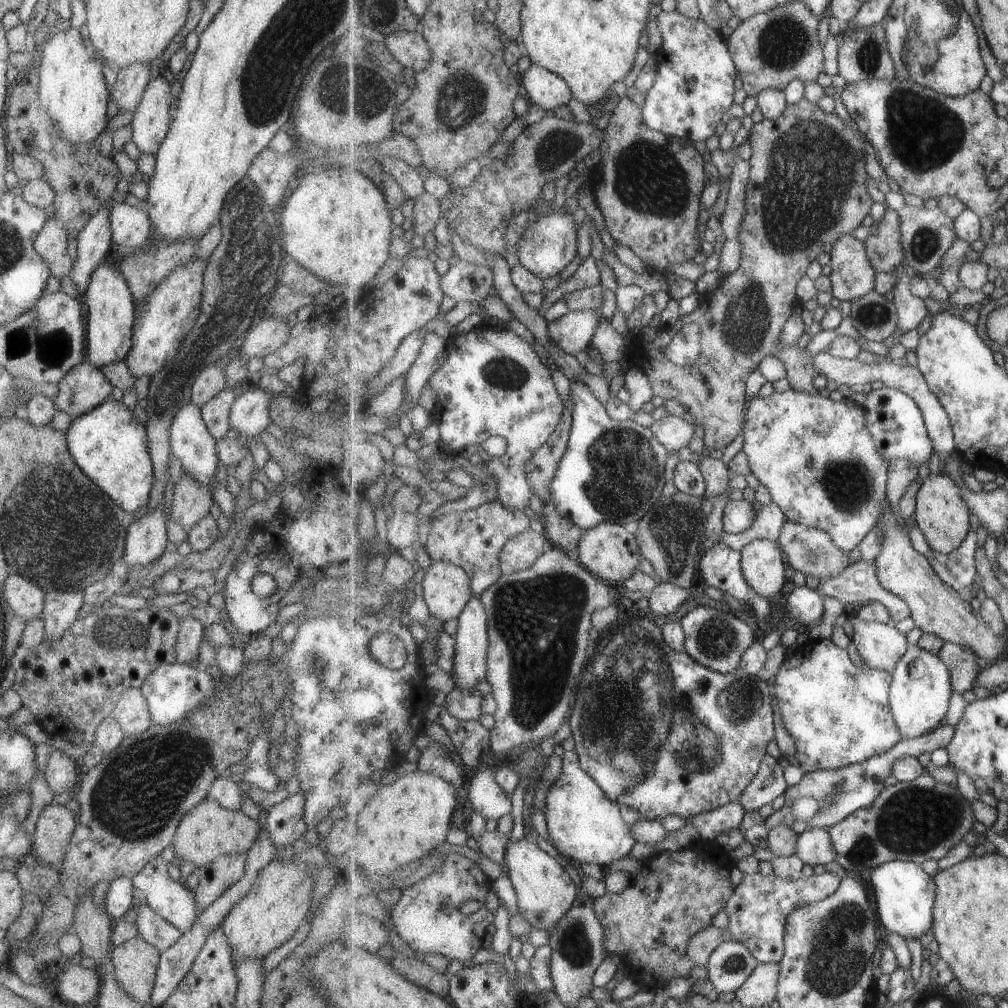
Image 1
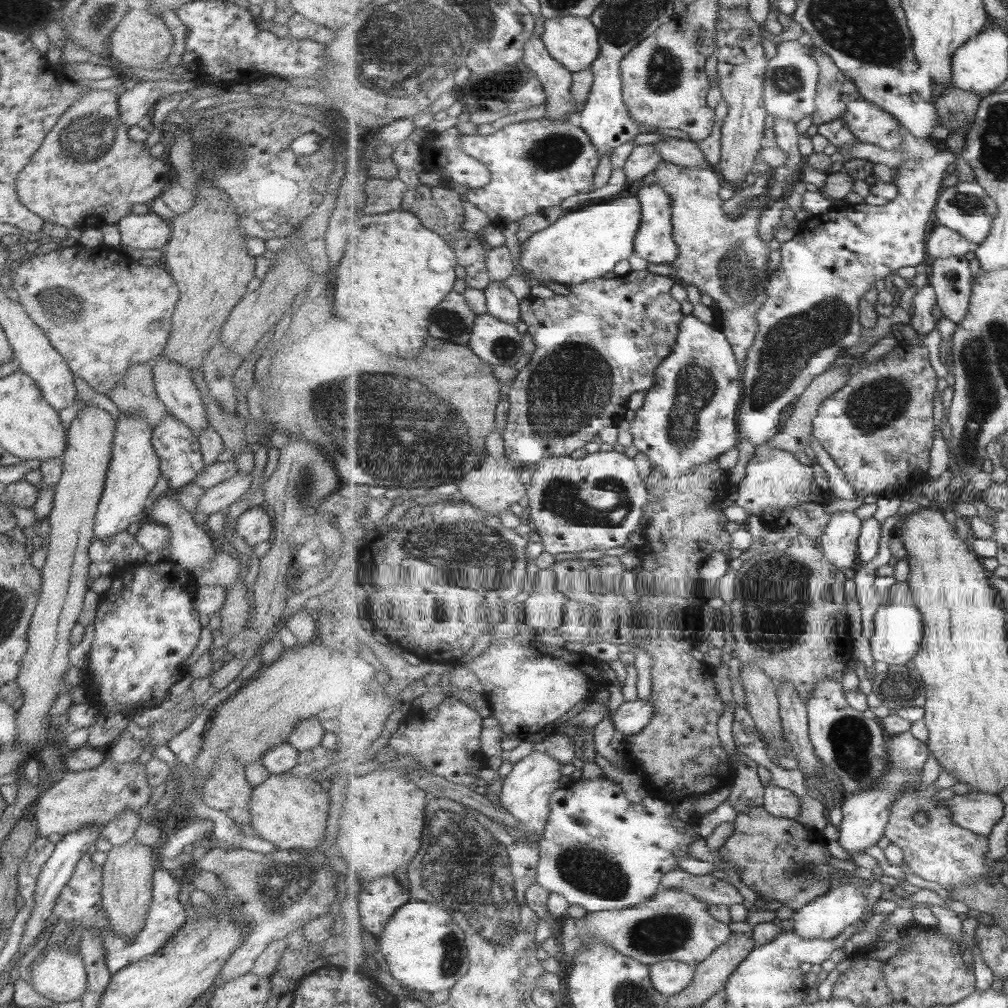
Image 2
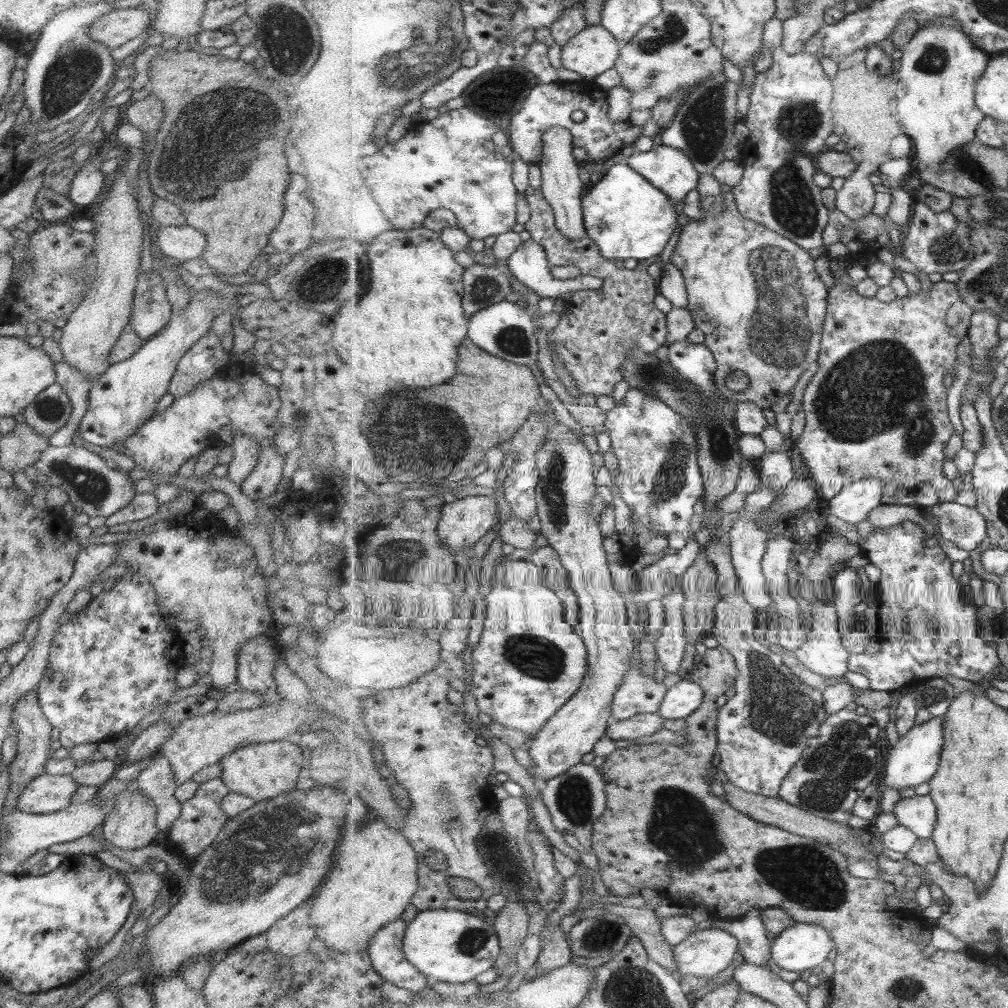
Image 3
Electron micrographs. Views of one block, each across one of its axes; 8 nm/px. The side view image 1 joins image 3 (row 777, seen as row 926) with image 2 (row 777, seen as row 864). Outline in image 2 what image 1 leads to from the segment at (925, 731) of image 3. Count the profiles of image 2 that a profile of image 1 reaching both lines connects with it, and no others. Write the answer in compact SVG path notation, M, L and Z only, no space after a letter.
M904 732L903 734L890 737L887 740L887 745L889 748L889 763L891 763L891 766L889 766L887 773L882 776L880 783L877 783L873 788L867 789L866 791L846 796L845 802L843 802L841 806L843 819L838 828L839 844L841 844L845 852L849 854L849 860L852 860L850 855L853 854L853 852L862 853L865 848L875 846L875 844L883 838L883 835L885 836L887 825L890 822L892 808L896 800L900 799L904 788L906 788L906 784L914 782L914 780L924 772L925 764L929 761L929 754L931 754L929 744L917 740L911 732Z

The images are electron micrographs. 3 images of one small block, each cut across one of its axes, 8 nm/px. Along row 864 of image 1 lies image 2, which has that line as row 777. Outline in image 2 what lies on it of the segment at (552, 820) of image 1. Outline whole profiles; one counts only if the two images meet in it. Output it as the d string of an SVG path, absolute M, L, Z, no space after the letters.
M600 774L597 778L589 779L582 781L579 779L578 781L571 781L568 785L560 787L559 790L556 790L553 793L552 799L551 799L551 814L550 814L550 819L549 822L547 823L547 826L545 827L545 830L543 832L543 838L539 840L539 844L541 847L541 852L540 855L542 858L539 861L539 868L538 868L538 883L542 884L548 891L556 892L561 894L561 896L565 896L567 900L570 902L571 905L577 905L579 907L582 907L586 912L602 912L602 911L611 911L611 910L622 910L625 908L632 908L635 907L641 902L647 902L650 898L654 898L656 894L660 891L660 889L663 888L662 886L662 878L668 873L671 872L672 870L675 870L679 868L678 862L681 857L689 857L687 854L687 850L689 850L689 844L691 844L693 841L699 839L699 836L693 832L691 828L686 828L686 830L678 830L676 826L673 826L672 823L672 816L675 814L675 804L671 803L670 801L661 799L661 798L655 798L651 797L648 795L645 797L641 802L639 803L631 803L629 800L627 800L627 796L625 796L625 792L623 792L623 788L619 786L619 783L615 782L615 780L609 779L609 776L605 776L603 774Z

